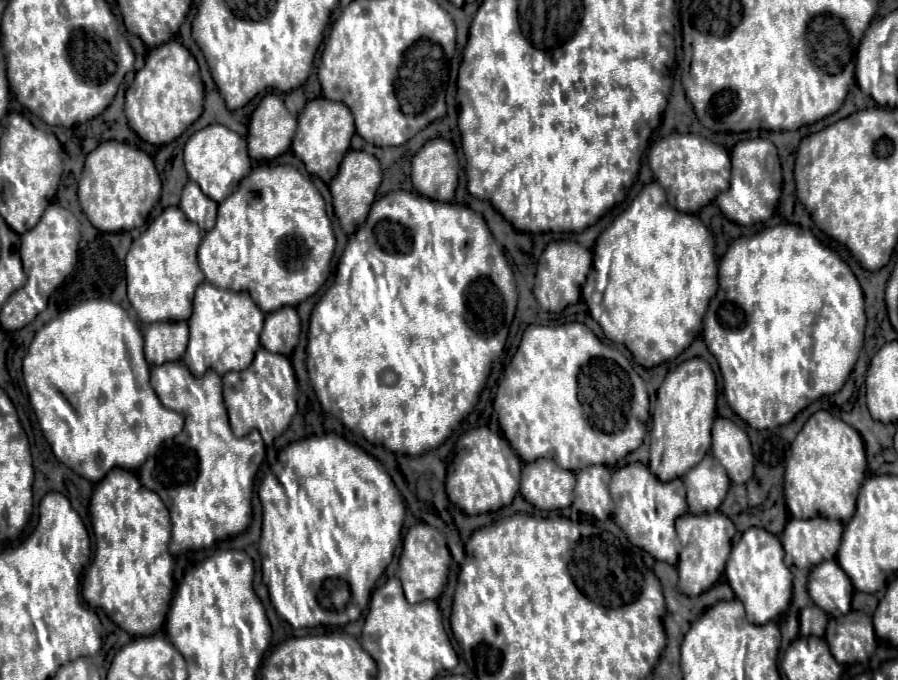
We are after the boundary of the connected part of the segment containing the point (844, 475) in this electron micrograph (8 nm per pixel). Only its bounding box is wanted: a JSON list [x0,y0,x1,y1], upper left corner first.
[784,410,866,522]

